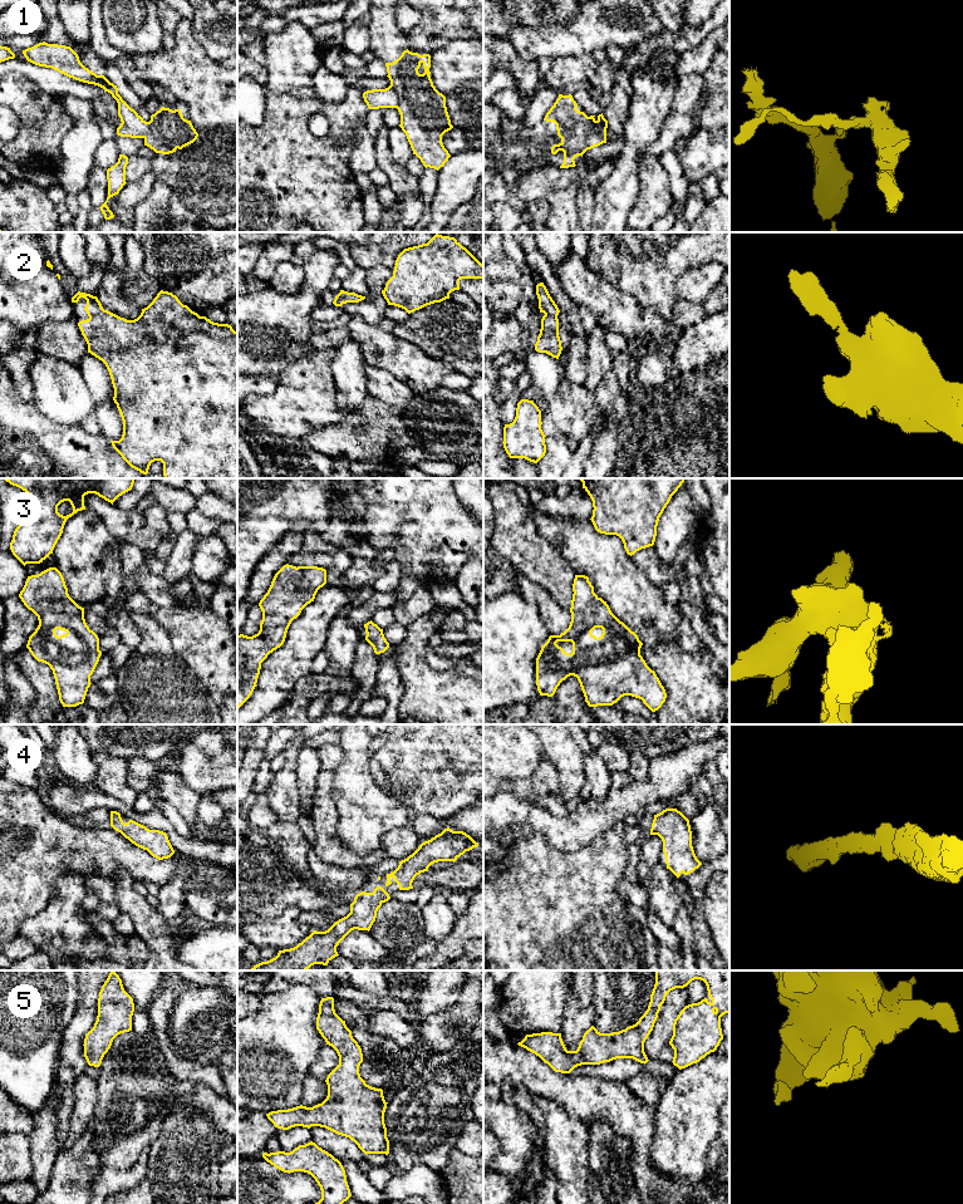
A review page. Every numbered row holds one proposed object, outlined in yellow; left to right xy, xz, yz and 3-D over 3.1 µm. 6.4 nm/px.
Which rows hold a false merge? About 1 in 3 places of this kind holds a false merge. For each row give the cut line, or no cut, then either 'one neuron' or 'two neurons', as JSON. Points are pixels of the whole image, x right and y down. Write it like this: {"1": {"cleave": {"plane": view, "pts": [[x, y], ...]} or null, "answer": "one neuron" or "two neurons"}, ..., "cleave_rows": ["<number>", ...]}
{"1": {"cleave": {"plane": "xz", "pts": [[389, 86], [396, 94], [397, 107]]}, "answer": "two neurons"}, "2": {"cleave": null, "answer": "one neuron"}, "3": {"cleave": null, "answer": "one neuron"}, "4": {"cleave": null, "answer": "one neuron"}, "5": {"cleave": null, "answer": "one neuron"}, "cleave_rows": ["1"]}

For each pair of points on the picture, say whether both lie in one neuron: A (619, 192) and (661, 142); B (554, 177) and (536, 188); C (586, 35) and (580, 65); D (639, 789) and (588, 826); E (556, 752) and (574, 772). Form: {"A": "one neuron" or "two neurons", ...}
{"A": "two neurons", "B": "one neuron", "C": "two neurons", "D": "one neuron", "E": "one neuron"}

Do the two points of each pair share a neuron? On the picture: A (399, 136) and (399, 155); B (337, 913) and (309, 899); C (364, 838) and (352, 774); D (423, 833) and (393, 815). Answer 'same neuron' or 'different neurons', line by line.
A: same neuron
B: different neurons
C: same neuron
D: different neurons

